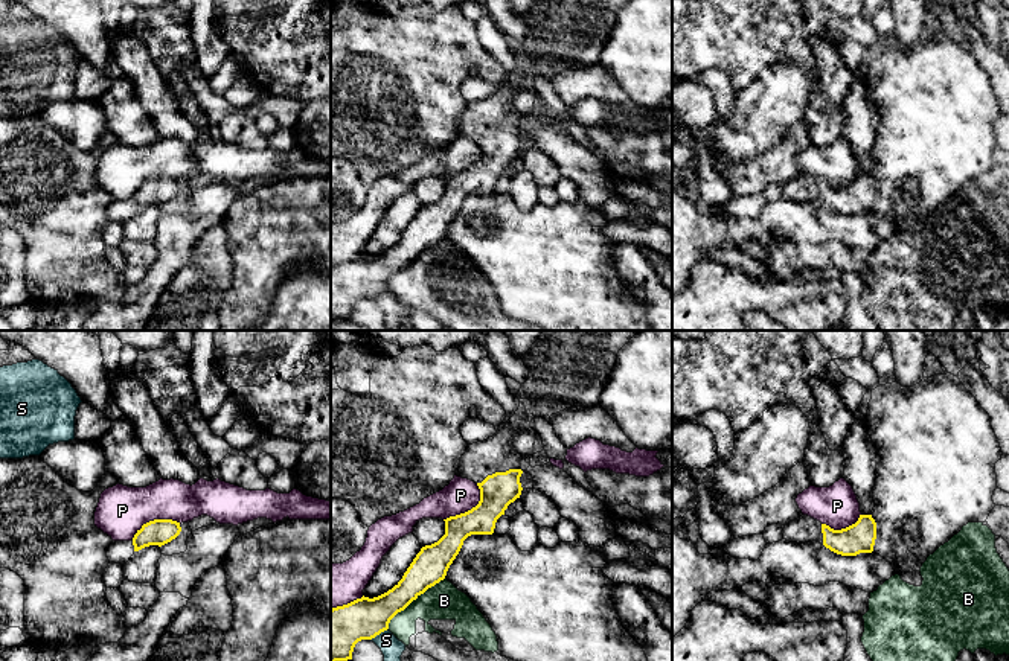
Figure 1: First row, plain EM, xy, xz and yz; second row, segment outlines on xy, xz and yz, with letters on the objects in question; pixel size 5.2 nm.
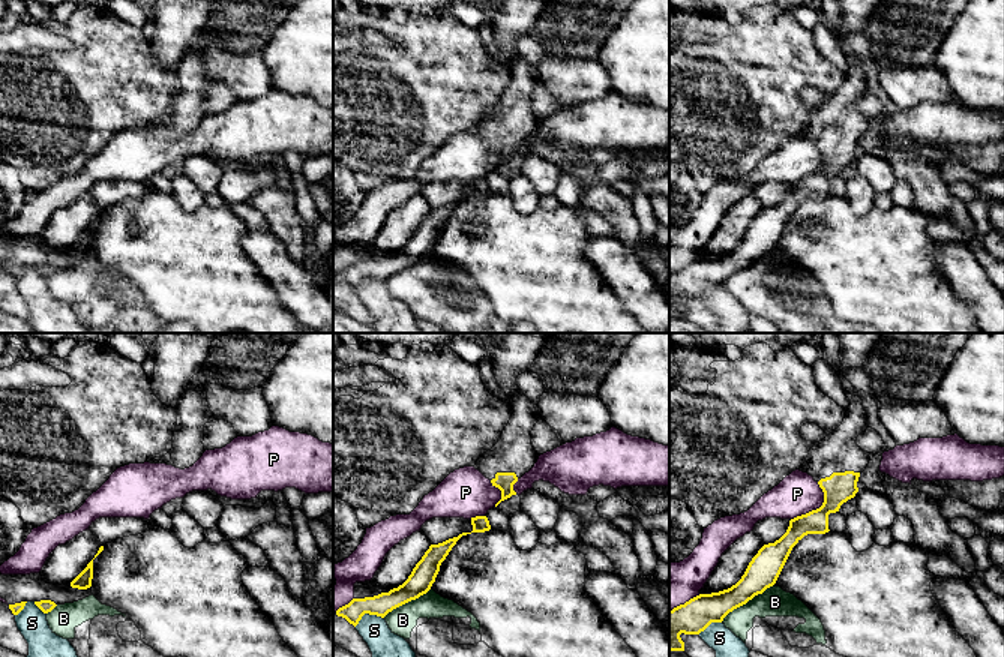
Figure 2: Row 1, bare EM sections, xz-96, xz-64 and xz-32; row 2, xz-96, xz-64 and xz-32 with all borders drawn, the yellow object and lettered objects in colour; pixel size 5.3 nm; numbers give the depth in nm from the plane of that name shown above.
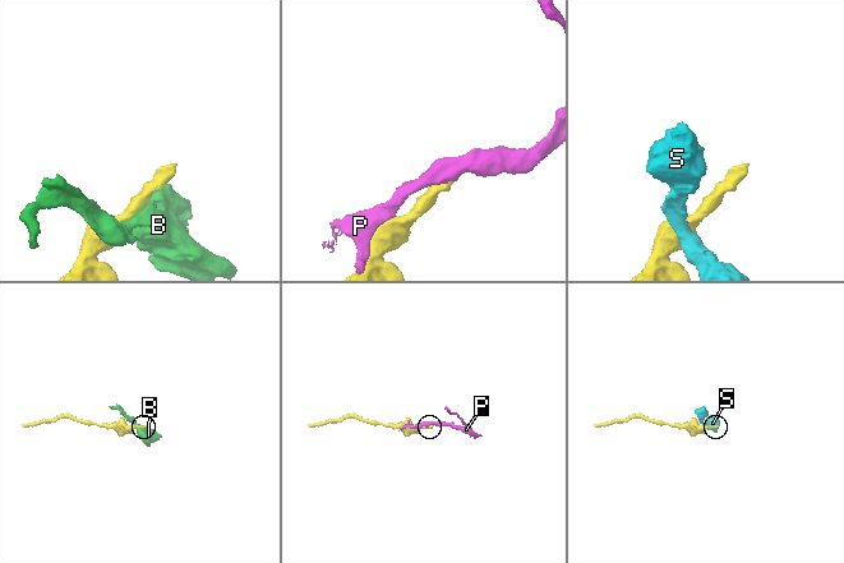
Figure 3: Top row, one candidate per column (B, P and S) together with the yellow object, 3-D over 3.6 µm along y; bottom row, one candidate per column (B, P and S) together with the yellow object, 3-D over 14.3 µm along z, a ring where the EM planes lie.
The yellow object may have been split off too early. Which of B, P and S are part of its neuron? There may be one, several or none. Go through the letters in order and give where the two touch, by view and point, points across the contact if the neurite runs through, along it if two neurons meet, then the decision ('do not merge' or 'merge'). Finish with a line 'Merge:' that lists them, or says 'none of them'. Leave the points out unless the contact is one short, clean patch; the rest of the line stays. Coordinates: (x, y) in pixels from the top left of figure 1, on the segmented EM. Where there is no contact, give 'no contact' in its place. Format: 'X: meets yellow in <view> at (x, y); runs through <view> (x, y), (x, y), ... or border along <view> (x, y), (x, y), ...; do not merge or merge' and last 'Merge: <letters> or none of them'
B: meets yellow in xz at (413, 599); do not merge
P: meets yellow in xz at (471, 509); do not merge
S: meets yellow in xz at (378, 634); border along xz (387, 628), (371, 640); do not merge
Merge: none of them

